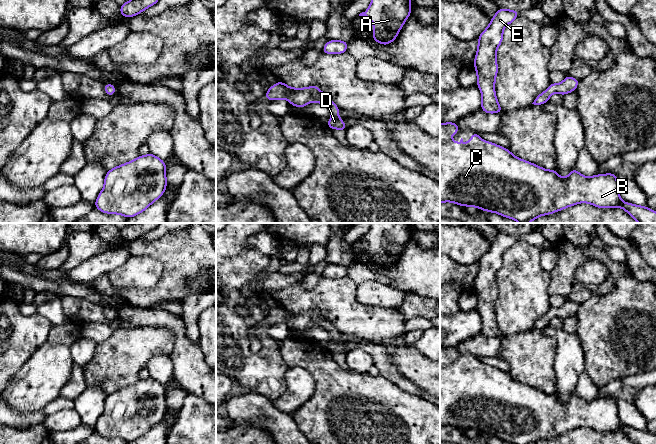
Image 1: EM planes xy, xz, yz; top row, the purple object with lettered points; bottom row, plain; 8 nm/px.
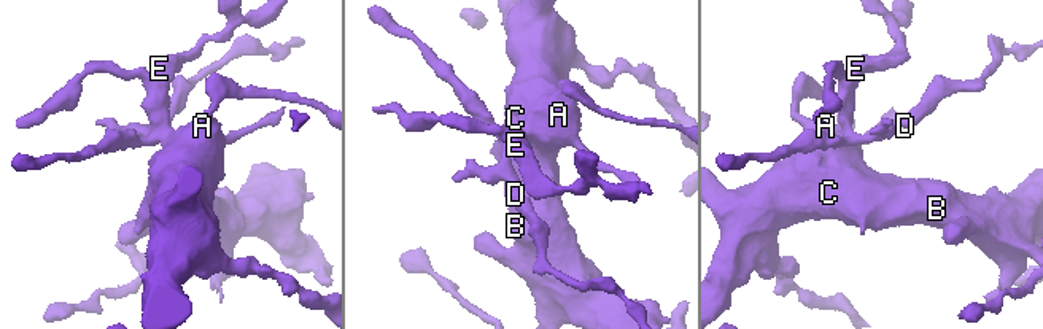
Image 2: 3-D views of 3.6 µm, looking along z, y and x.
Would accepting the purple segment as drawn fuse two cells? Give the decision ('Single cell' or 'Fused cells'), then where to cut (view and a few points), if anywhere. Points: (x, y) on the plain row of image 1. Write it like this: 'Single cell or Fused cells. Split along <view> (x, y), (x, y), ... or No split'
Single cell. No split

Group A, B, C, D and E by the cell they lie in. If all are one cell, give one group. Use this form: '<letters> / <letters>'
A B C D E

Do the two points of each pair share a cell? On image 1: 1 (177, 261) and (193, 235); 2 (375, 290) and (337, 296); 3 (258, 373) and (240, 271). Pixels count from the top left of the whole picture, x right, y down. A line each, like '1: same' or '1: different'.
1: same
2: different
3: same

